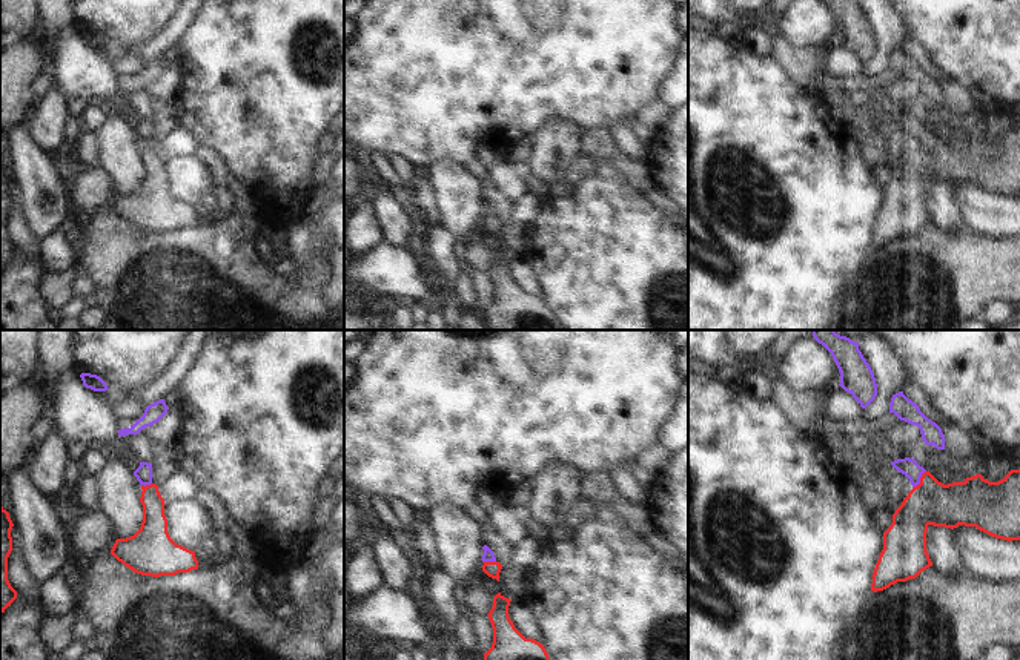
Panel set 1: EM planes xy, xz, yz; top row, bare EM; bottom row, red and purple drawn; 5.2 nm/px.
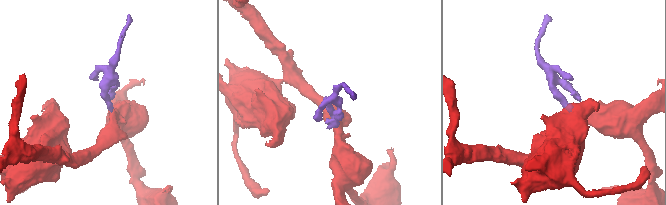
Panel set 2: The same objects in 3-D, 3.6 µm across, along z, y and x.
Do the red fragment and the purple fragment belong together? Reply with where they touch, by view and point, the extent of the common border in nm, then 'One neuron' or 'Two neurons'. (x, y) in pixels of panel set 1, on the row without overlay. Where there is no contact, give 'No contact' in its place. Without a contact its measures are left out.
Touches red at yz (920, 135). Shared border 120 nm. One neuron

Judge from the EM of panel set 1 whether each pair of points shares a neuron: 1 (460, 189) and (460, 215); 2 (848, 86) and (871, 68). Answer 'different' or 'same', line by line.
1: same
2: different

